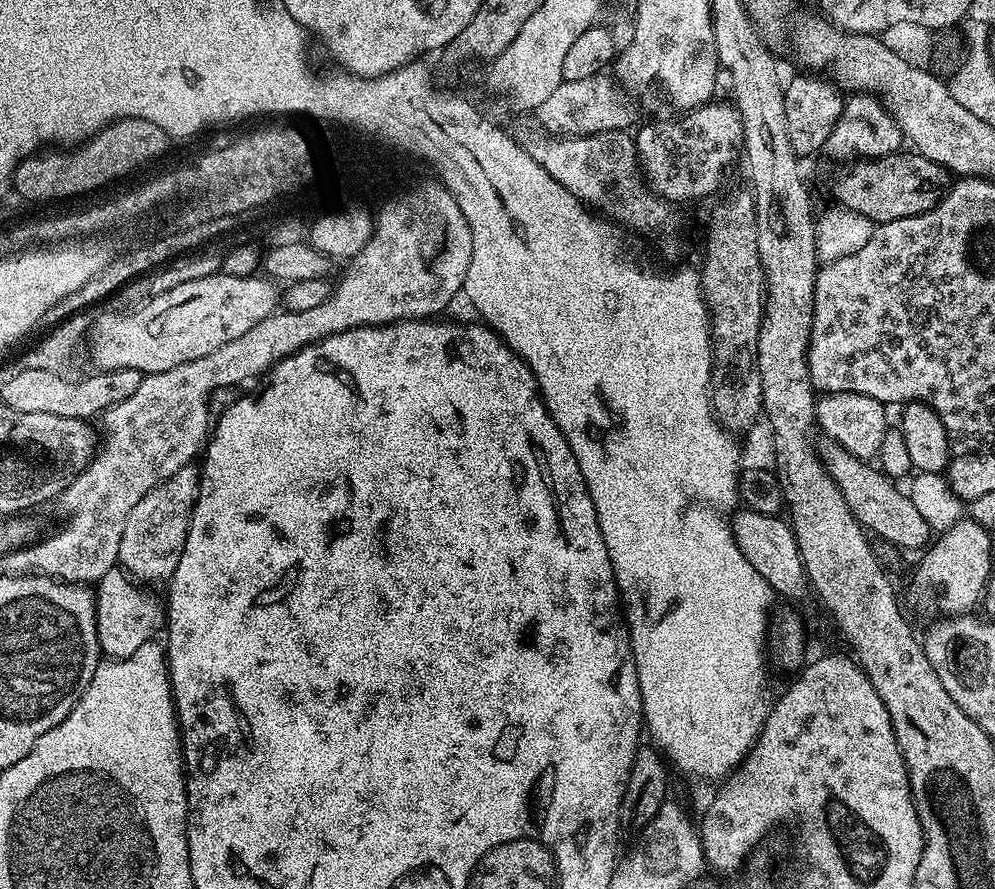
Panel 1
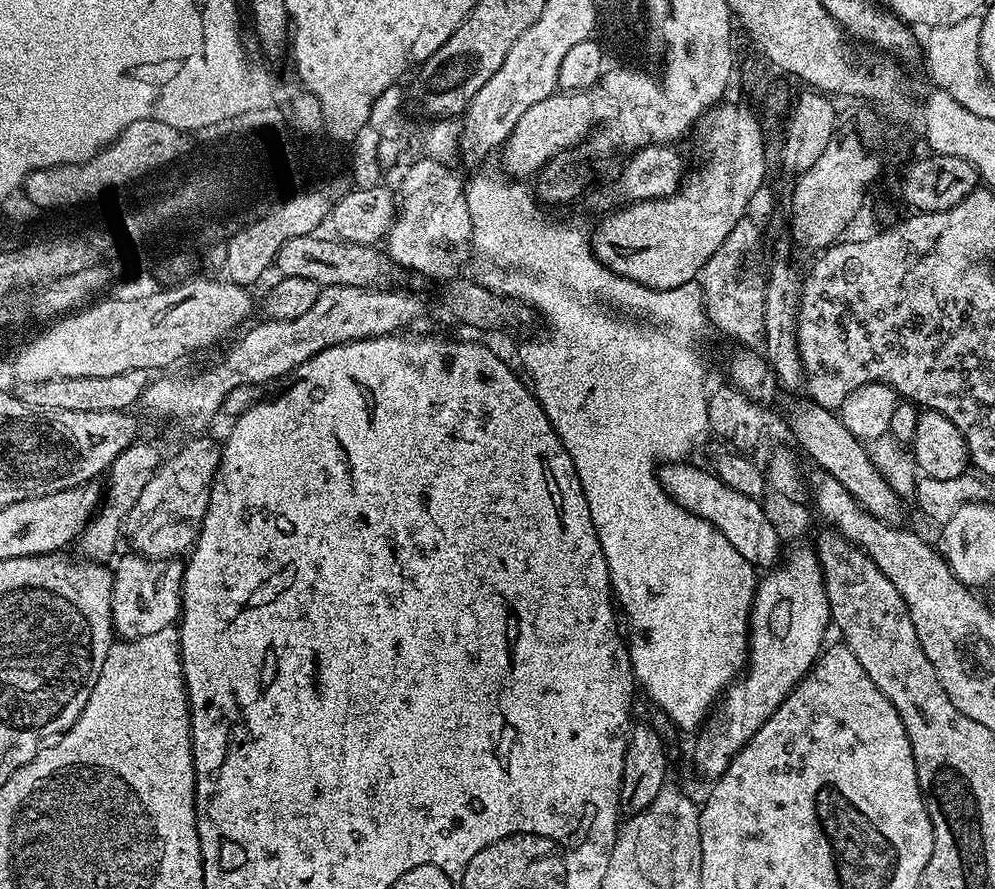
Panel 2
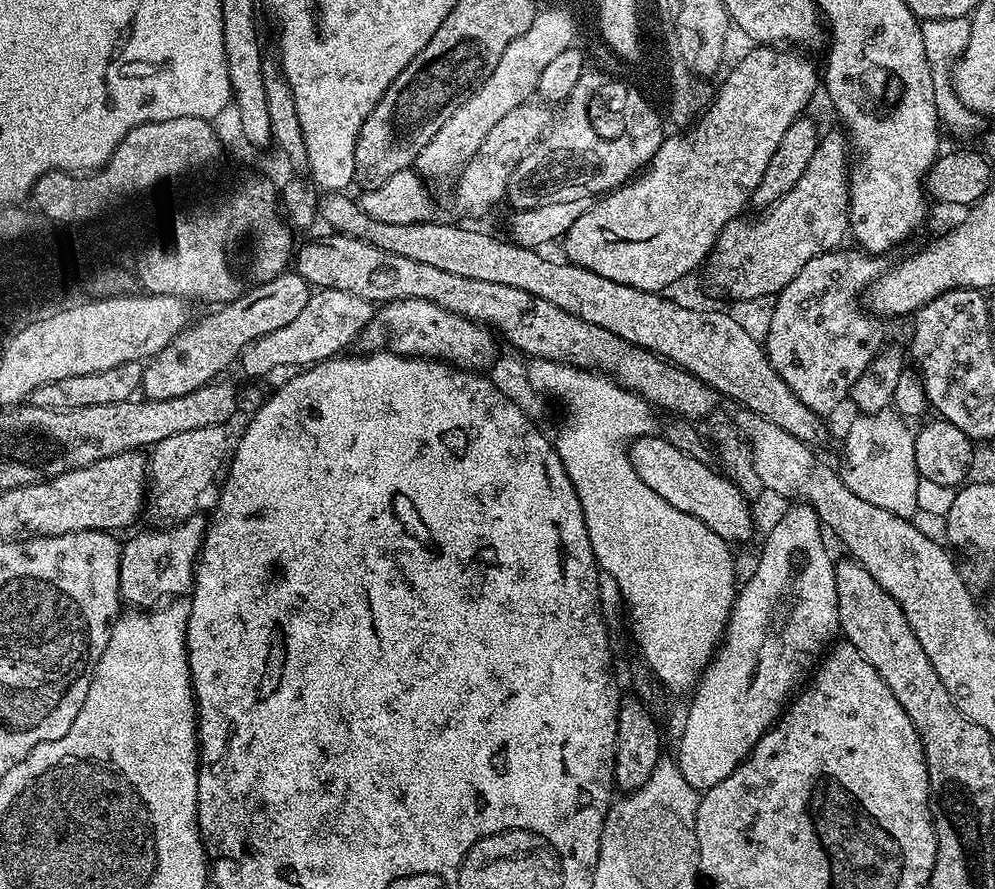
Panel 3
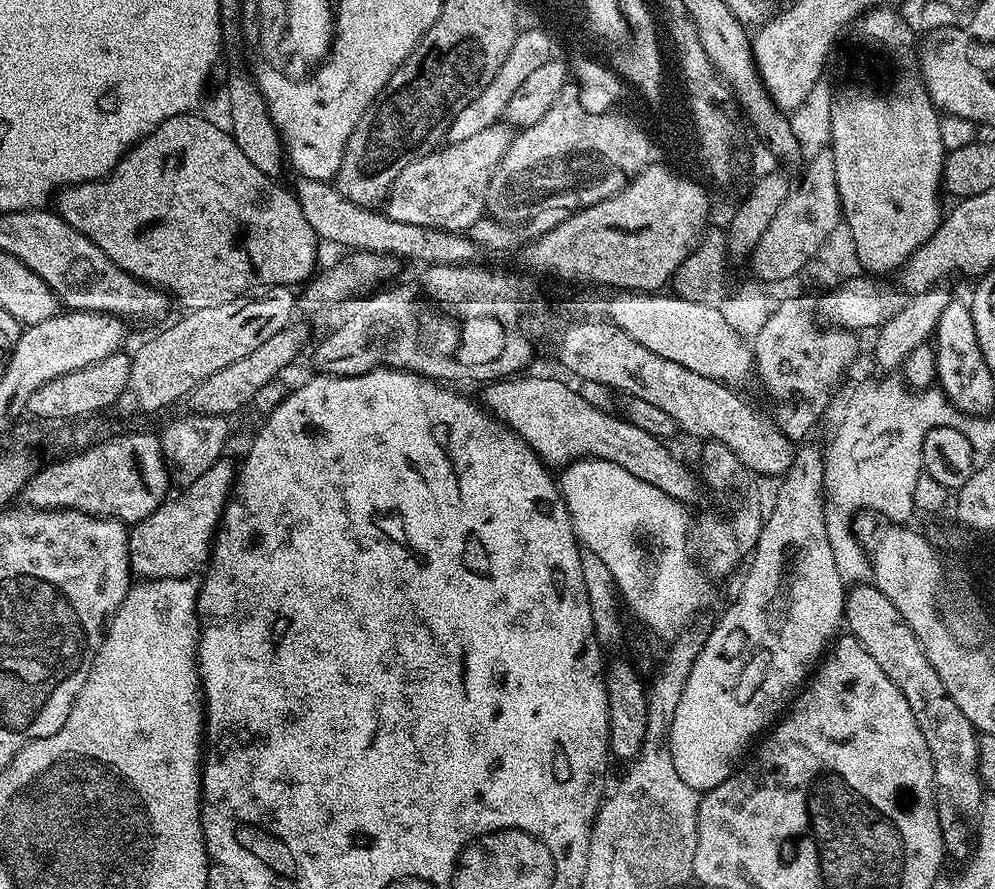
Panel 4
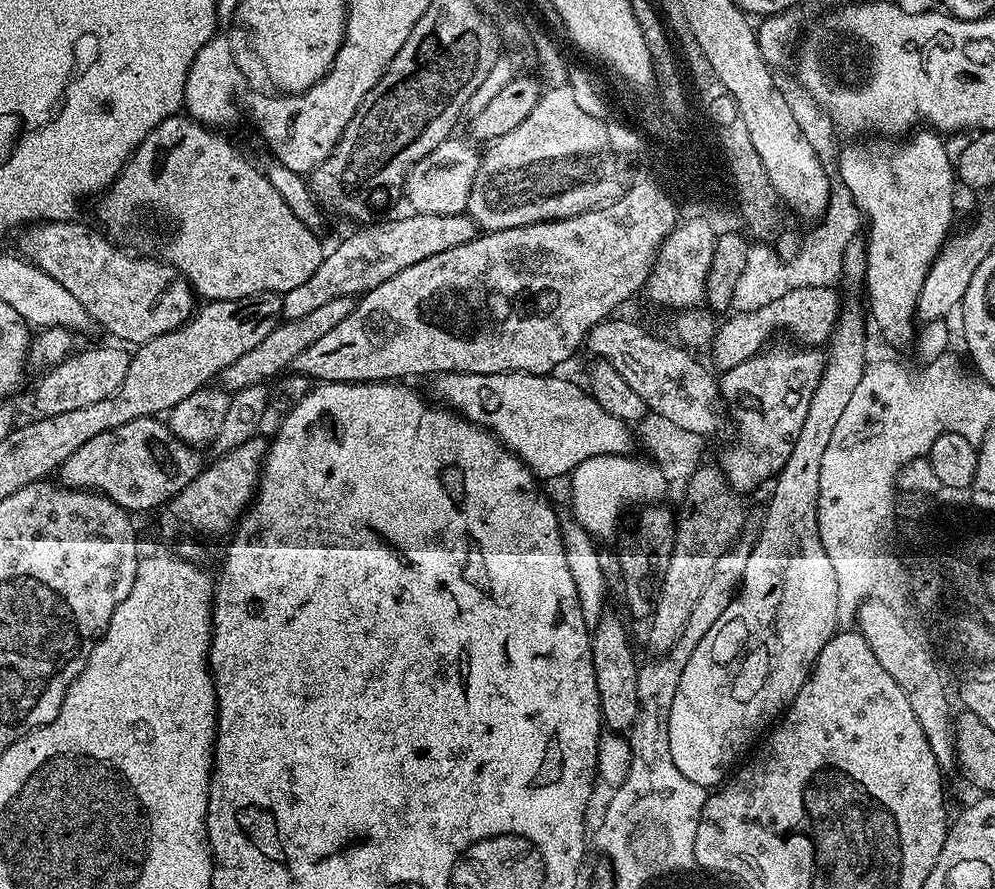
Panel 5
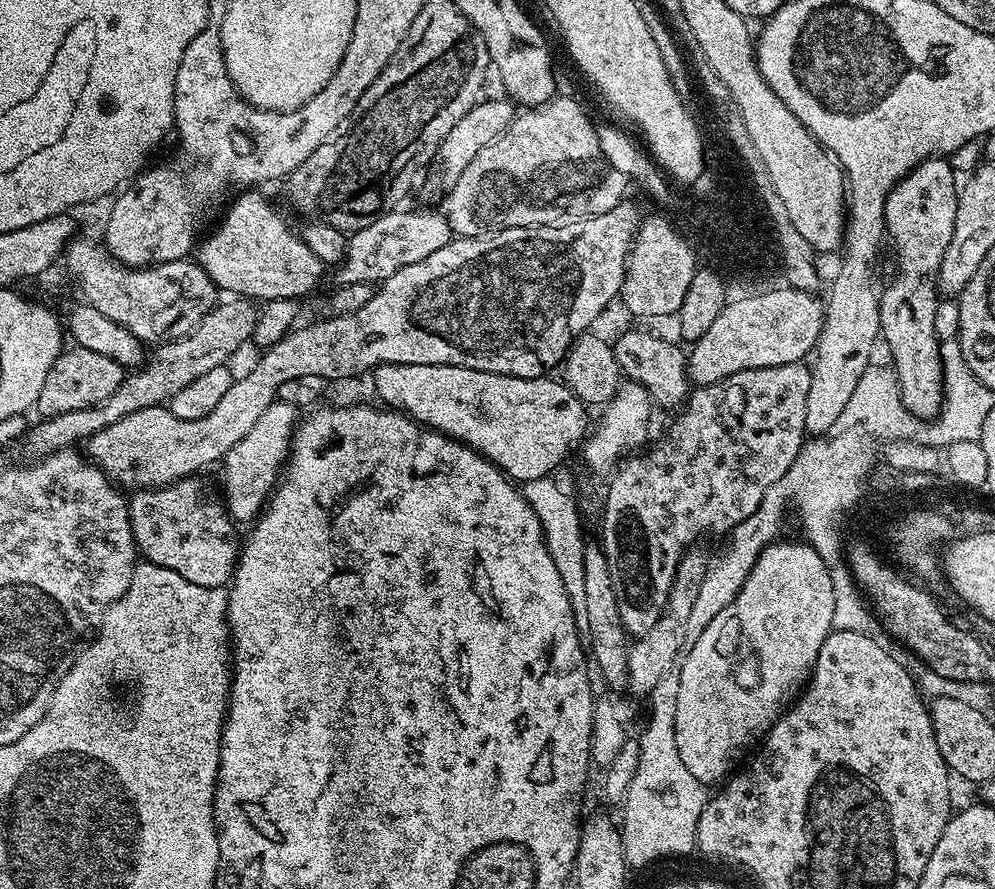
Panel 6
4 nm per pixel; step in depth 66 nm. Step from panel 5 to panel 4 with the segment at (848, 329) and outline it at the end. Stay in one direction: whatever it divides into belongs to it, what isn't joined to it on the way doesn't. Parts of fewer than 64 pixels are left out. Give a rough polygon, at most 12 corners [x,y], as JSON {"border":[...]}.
{"border":[[797,447],[668,738],[737,771],[844,624],[824,452]]}

